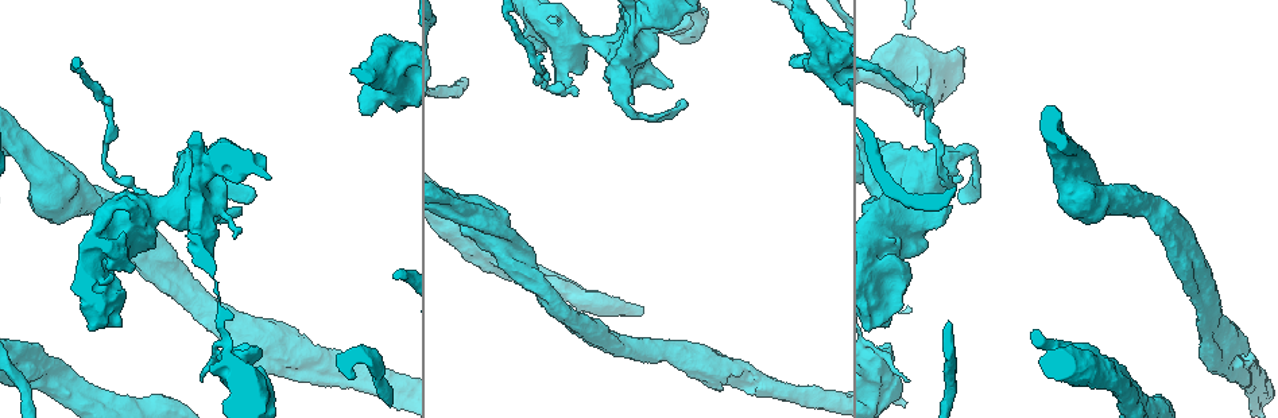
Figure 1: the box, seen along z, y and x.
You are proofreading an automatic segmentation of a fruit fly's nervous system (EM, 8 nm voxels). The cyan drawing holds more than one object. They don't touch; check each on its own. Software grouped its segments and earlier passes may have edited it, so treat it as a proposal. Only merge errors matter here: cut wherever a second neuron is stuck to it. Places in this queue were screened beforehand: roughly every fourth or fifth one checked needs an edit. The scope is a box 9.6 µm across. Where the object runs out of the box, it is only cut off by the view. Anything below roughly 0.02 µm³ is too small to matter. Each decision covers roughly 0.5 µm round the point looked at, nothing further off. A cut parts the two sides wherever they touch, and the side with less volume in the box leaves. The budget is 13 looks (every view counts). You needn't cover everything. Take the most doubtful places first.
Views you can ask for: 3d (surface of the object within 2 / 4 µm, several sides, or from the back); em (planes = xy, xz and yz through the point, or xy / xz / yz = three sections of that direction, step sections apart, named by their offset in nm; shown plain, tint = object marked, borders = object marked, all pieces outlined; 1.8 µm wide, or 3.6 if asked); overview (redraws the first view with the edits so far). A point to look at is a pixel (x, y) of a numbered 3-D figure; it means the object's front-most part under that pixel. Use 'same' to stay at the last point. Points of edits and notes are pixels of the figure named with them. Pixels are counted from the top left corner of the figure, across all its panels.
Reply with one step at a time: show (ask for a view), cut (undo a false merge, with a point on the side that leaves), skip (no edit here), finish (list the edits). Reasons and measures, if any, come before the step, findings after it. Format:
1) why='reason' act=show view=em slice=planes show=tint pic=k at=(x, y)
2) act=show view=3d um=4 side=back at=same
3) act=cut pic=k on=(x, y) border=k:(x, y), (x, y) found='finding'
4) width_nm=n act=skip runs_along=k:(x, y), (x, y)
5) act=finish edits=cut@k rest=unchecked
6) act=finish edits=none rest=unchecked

why='abrupt turn' act=show view=em um=3.6 slice=planes show=borders pic=1 at=(894, 256)

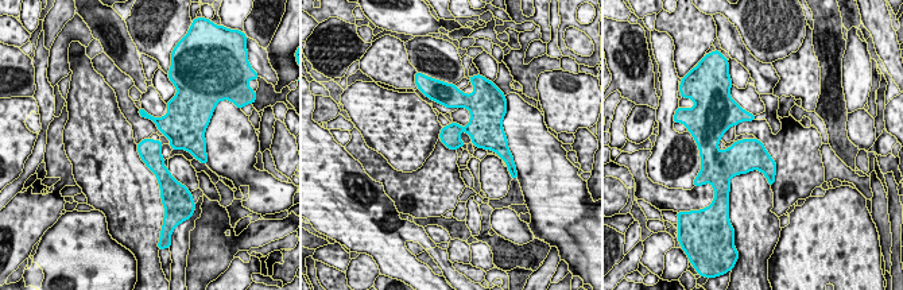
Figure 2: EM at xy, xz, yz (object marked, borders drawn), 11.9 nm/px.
width_nm=240 act=skip found='all the same neuron'

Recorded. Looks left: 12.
why='two arms in line, one across' act=show view=em um=3.6 slice=yz step=4 show=tint pic=1 at=(13, 354)

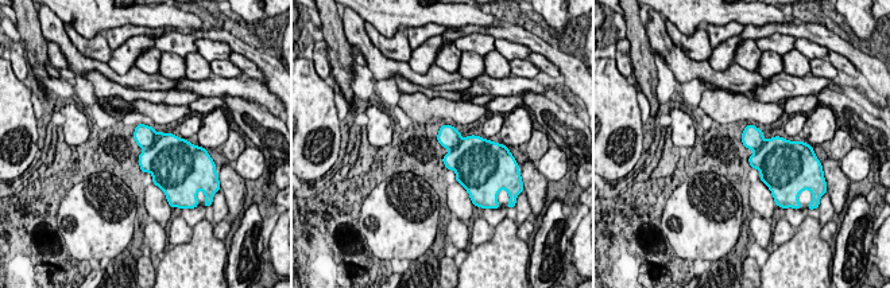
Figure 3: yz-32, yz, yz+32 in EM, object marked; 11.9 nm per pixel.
act=show view=em um=3.6 slice=planes show=tint at=same

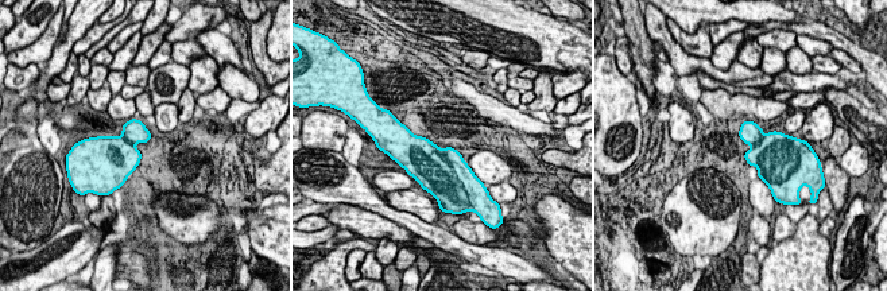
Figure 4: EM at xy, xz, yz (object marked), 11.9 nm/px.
act=skip found='one neuron here'

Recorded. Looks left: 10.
why='sudden change in width' act=show view=em slice=planes show=plain pic=1 at=(636, 29)

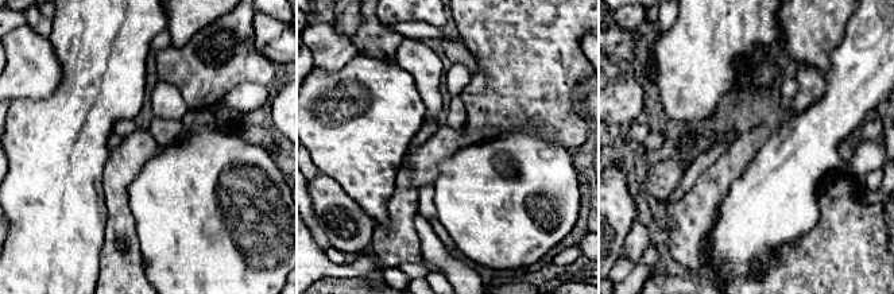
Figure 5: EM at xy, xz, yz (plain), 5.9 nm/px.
act=show view=em slice=planes show=tint at=same

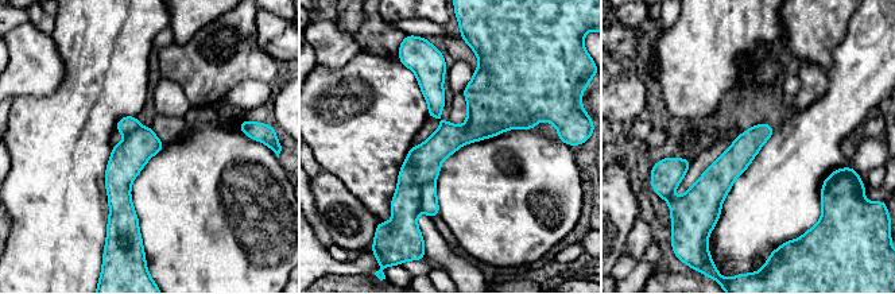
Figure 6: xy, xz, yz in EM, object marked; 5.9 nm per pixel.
width_nm=170 act=cut pic=6 on=(430, 207) border=6:(434, 180), (422, 186), (421, 209) found='two neurons meet here'

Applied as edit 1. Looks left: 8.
act=show view=em um=3.6 slice=xz step=4 show=tint pic=1 at=(1201, 273)

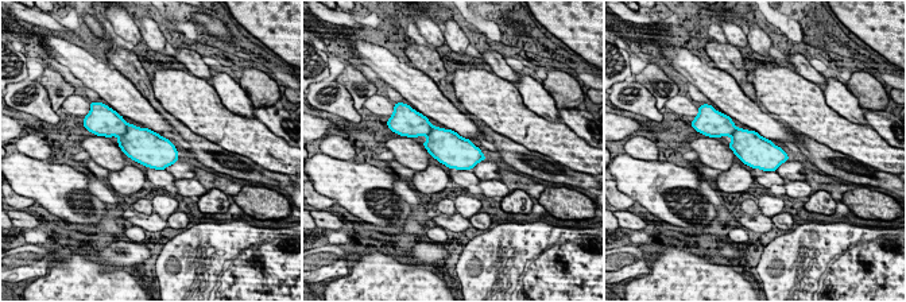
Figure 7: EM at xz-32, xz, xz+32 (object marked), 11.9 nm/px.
why='another direction' act=show view=em um=3.6 slice=planes show=tint at=same

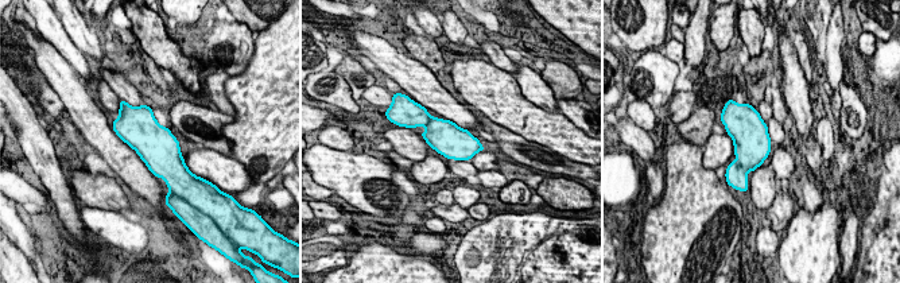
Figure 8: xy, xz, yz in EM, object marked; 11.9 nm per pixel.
act=skip found='all the same neuron'

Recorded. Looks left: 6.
why='thick turns thin' act=show view=em um=3.6 slice=planes show=tint pic=1 at=(1216, 352)

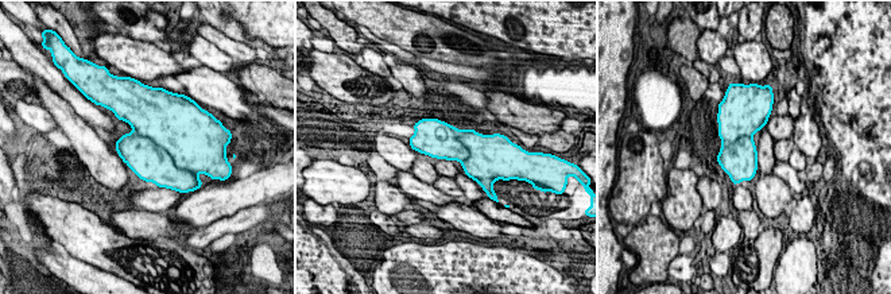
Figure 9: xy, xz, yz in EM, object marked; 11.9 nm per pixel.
act=skip found='continuous, no second neuron'

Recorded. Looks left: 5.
act=finish edits=cut@6 rest=unchecked

